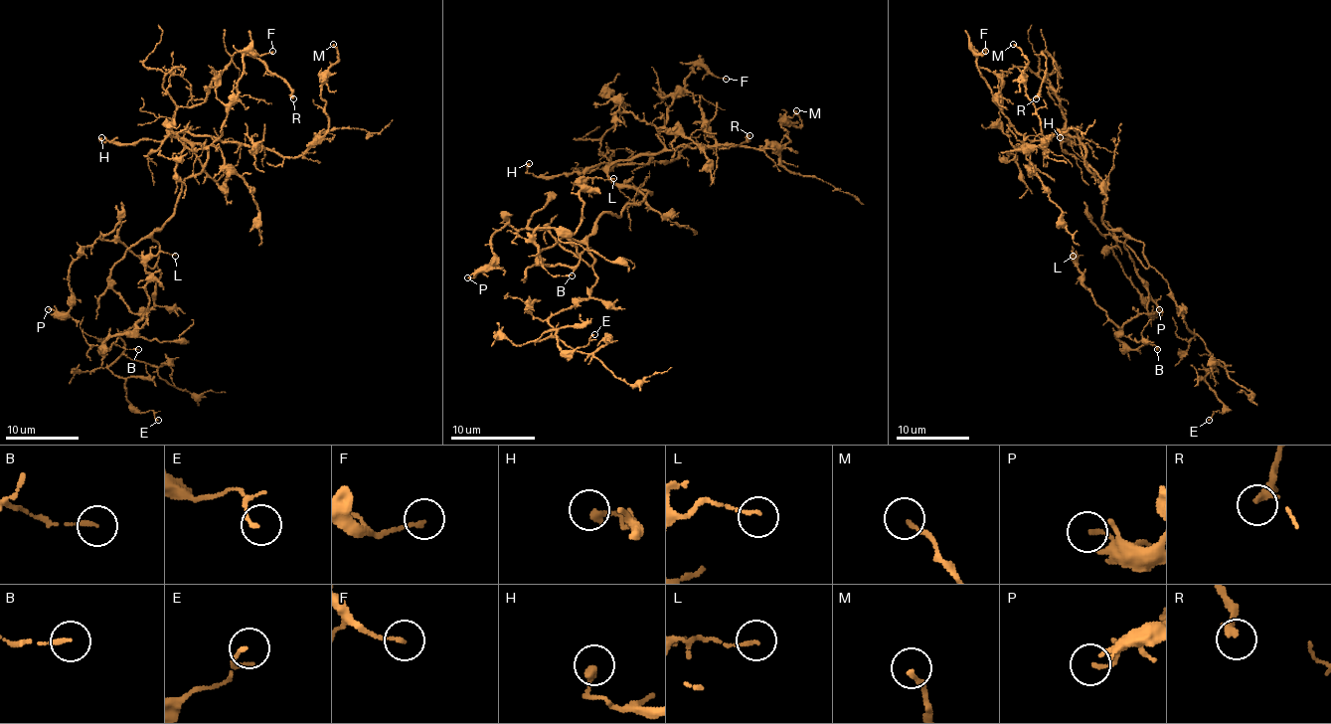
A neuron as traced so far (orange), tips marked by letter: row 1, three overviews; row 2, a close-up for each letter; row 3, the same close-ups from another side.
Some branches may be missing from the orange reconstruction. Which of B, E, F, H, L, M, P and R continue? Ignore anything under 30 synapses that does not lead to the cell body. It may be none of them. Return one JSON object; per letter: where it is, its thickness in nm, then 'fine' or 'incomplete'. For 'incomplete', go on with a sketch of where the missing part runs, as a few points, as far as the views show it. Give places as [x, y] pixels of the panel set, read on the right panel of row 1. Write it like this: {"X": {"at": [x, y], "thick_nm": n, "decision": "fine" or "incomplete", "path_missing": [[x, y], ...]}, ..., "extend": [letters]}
{"B": {"at": [1157, 349], "thick_nm": 160, "decision": "fine"}, "E": {"at": [1209, 420], "thick_nm": 120, "decision": "fine"}, "F": {"at": [985, 51], "thick_nm": 120, "decision": "fine"}, "H": {"at": [1060, 137], "thick_nm": 280, "decision": "fine"}, "L": {"at": [1073, 256], "thick_nm": 110, "decision": "fine"}, "M": {"at": [1013, 44], "thick_nm": 160, "decision": "fine"}, "P": {"at": [1159, 309], "thick_nm": 150, "decision": "fine"}, "R": {"at": [1036, 98], "thick_nm": 280, "decision": "incomplete"}, "extend": ["R"]}

